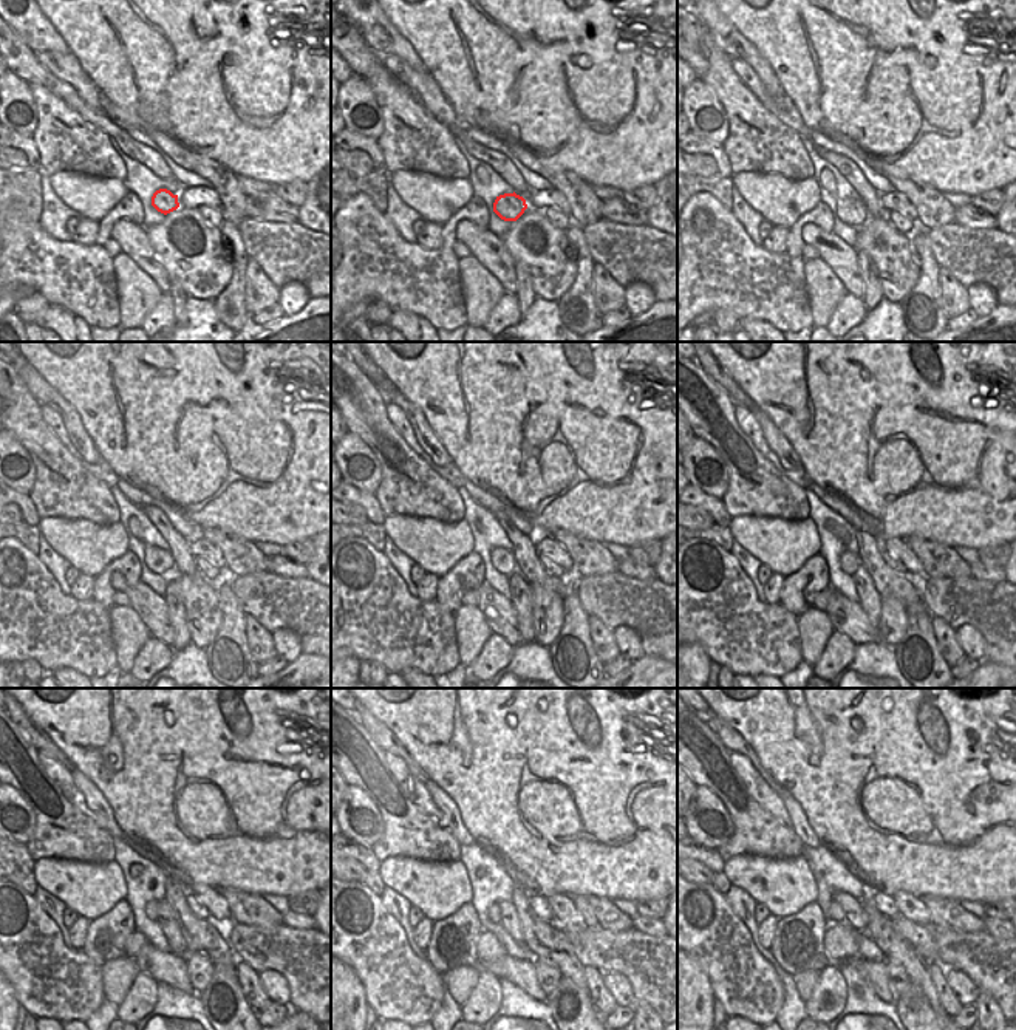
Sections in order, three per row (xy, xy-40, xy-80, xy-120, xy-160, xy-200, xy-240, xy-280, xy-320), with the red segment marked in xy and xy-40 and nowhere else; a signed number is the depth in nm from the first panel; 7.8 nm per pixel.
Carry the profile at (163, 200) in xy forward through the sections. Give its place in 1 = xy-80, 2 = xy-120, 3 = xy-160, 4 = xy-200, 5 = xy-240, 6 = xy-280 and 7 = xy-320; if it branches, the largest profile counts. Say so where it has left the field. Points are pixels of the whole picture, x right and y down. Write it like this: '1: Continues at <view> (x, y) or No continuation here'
1: Continues at xy-80 (852, 212)
2: Continues at xy-120 (161, 562)
3: Continues at xy-160 (503, 560)
4: Continues at xy-200 (849, 563)
5: Continues at xy-240 (152, 907)
6: Continues at xy-280 (494, 911)
7: Continues at xy-320 (835, 914)

